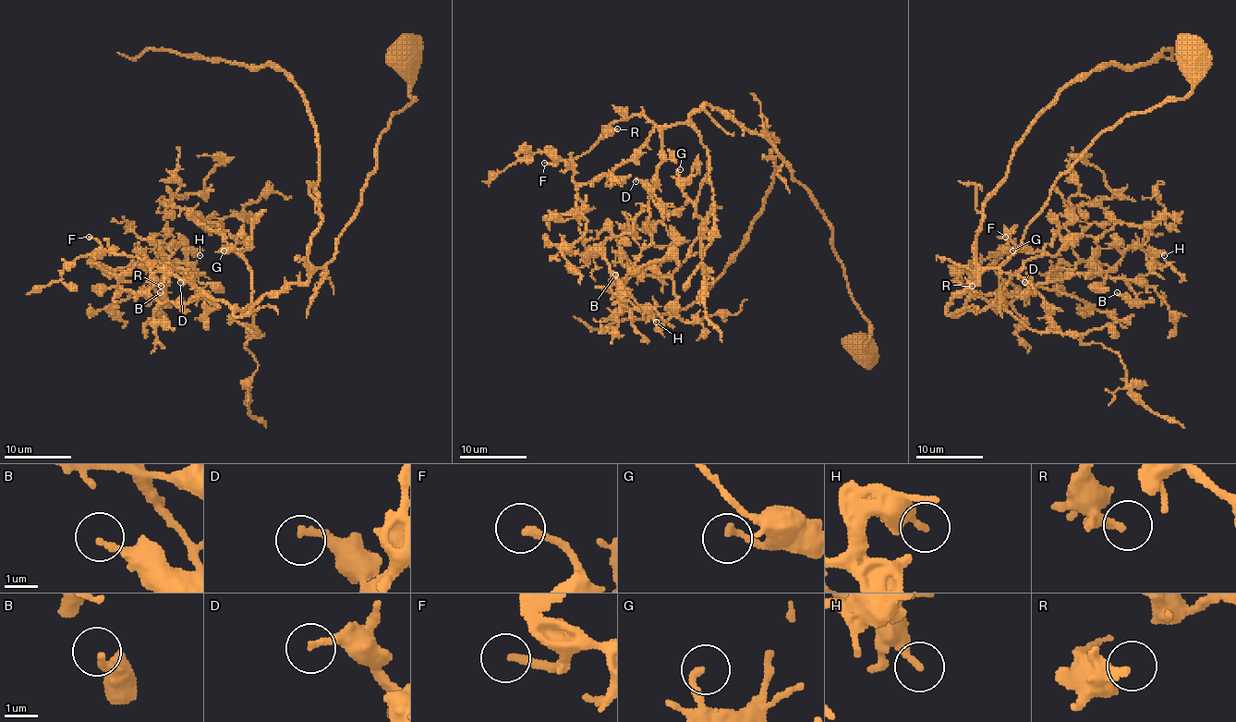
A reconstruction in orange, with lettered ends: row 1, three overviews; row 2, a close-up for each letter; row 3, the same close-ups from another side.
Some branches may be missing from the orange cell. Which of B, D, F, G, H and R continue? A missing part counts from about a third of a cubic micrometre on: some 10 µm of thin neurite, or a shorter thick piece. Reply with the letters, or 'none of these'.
F

